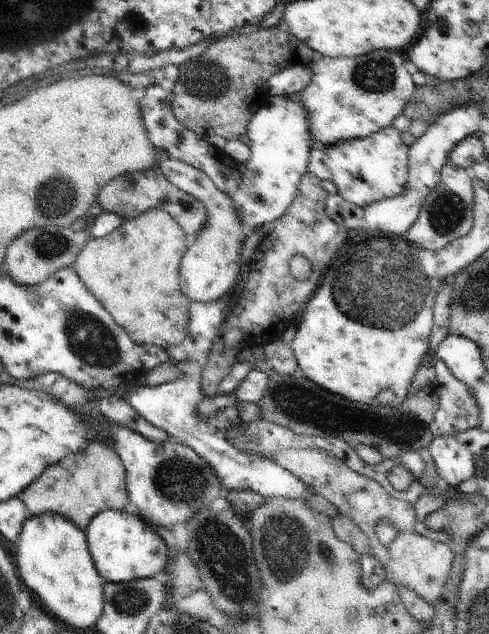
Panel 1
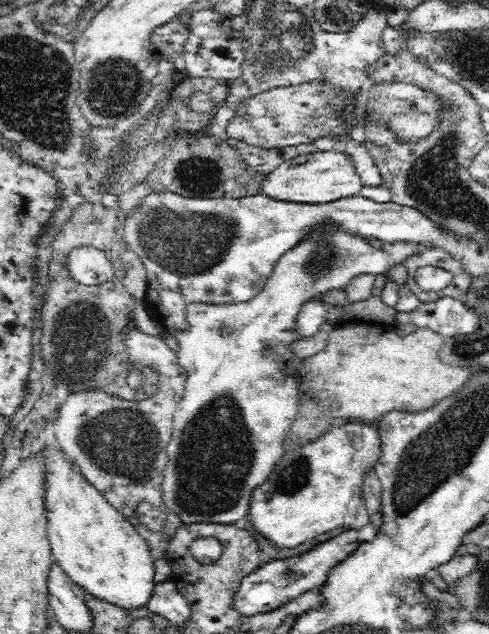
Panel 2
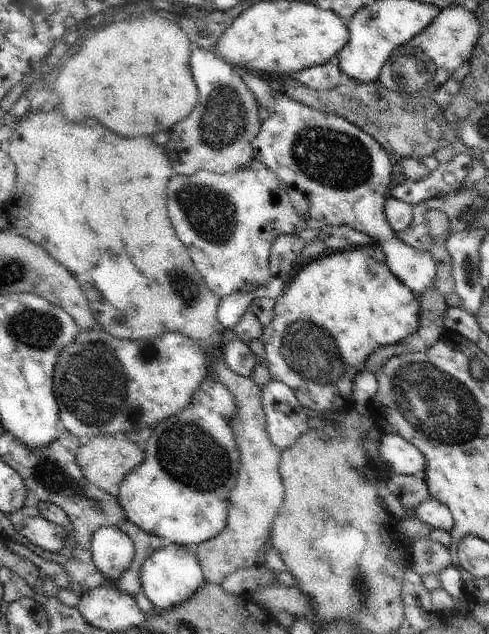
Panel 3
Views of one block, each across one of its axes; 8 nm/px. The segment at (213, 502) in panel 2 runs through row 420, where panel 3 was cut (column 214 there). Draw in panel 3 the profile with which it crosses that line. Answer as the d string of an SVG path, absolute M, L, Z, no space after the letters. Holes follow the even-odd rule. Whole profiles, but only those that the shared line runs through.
M256 158L248 166L231 173L199 170L192 176L177 174L168 184L168 218L209 289L220 298L240 291L246 285L257 288L270 284L269 256L274 240L280 235L299 235L308 228L305 220L296 212L286 185L273 170Z

